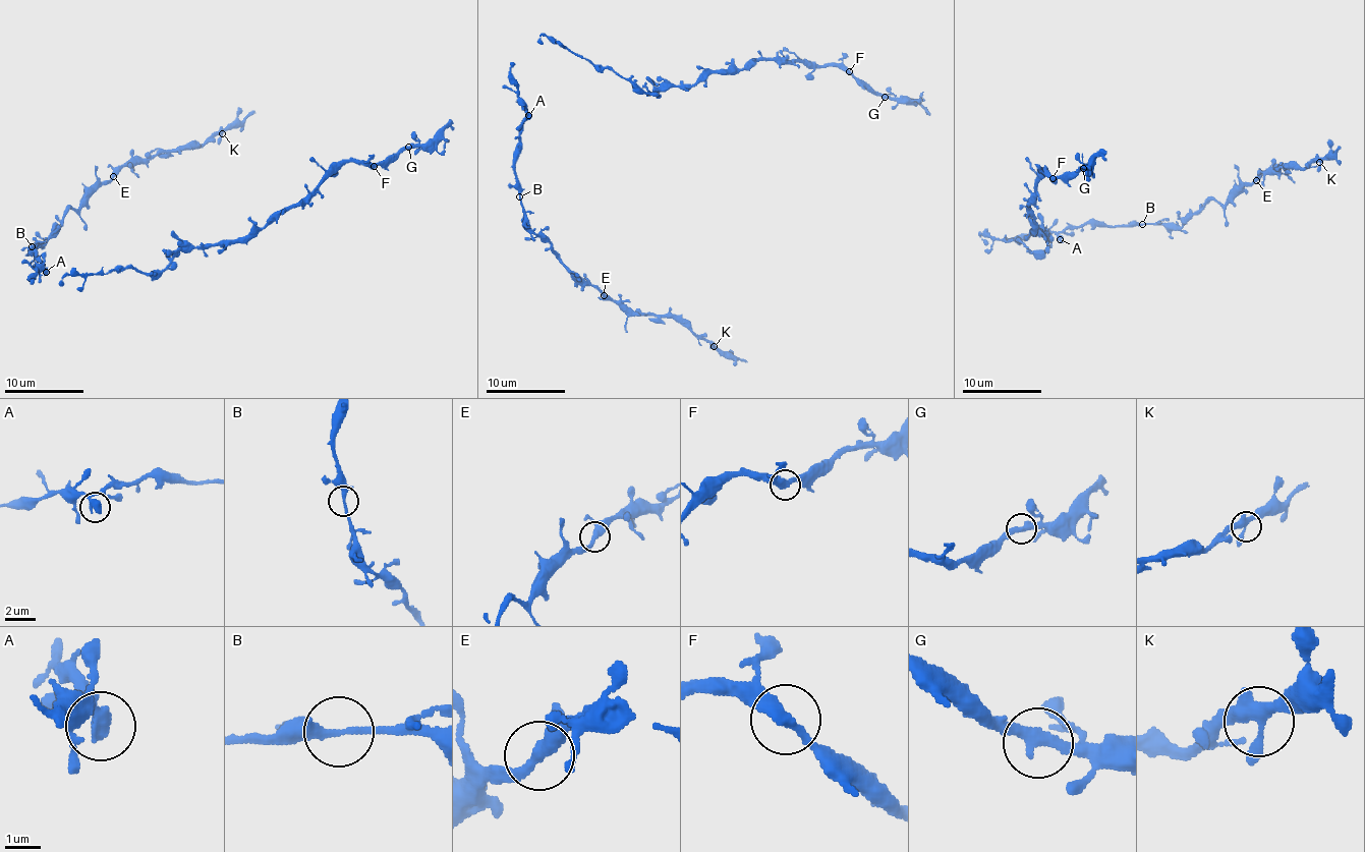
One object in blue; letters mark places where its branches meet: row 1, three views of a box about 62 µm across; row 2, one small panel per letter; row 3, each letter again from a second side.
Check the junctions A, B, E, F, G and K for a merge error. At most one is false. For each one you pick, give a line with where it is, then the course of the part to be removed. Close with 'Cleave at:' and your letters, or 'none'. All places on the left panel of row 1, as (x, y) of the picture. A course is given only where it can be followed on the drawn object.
Cleave at: none

